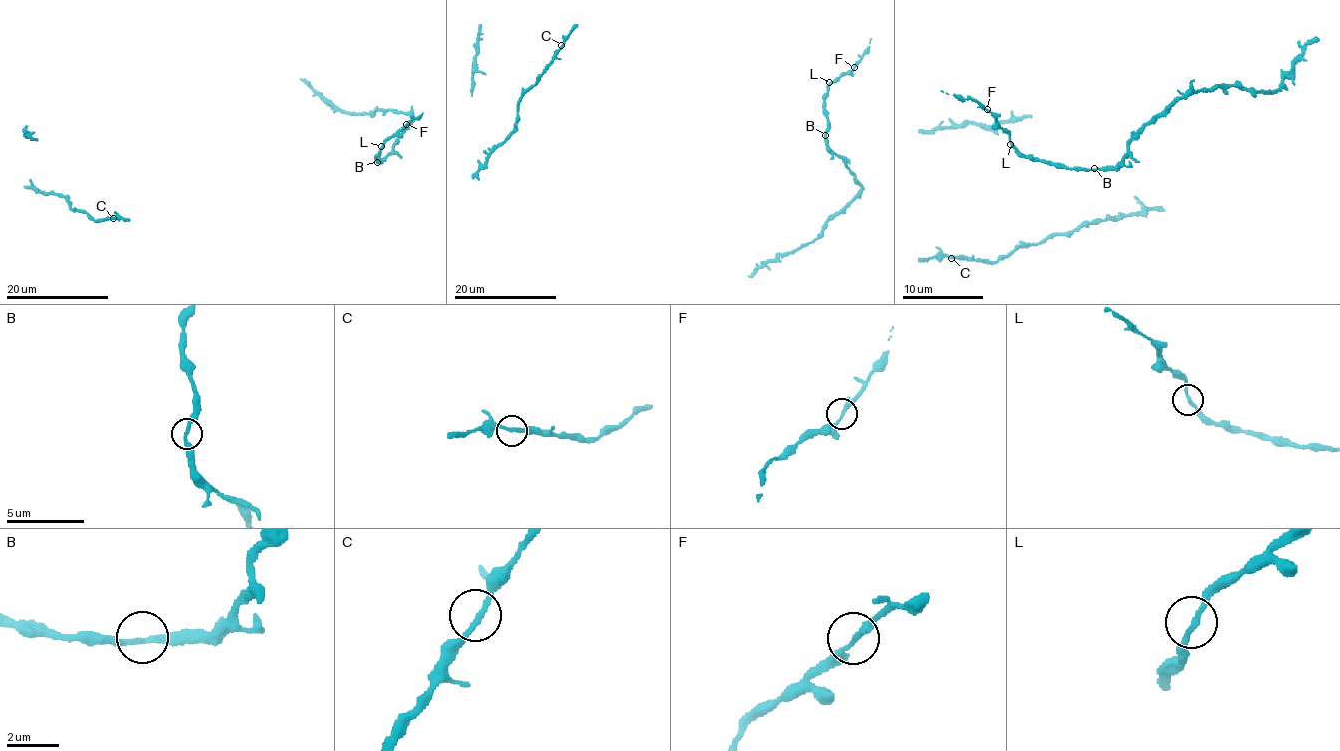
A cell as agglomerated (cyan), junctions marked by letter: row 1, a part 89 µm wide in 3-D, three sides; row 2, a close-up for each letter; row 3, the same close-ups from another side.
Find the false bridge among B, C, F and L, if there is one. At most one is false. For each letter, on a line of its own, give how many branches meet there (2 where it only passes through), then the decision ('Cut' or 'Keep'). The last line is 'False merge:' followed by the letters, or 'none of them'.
B: Branches: 2. Keep
C: Branches: 2. Keep
F: Branches: 2. Keep
L: Branches: 2. Keep
False merge: none of them

